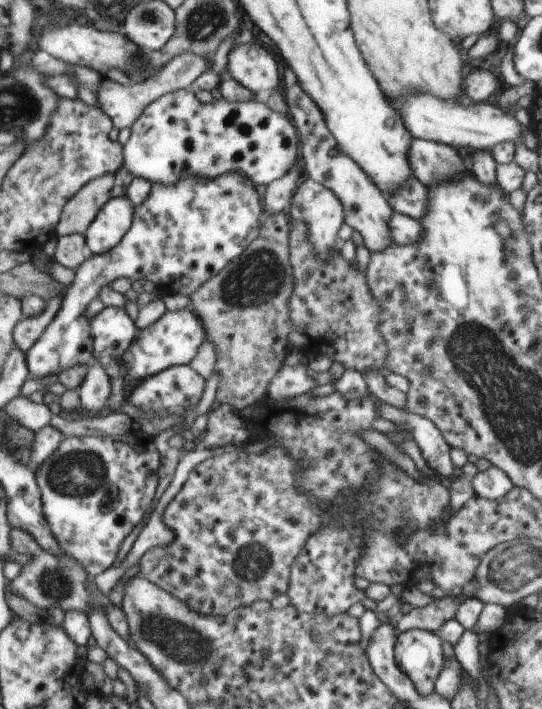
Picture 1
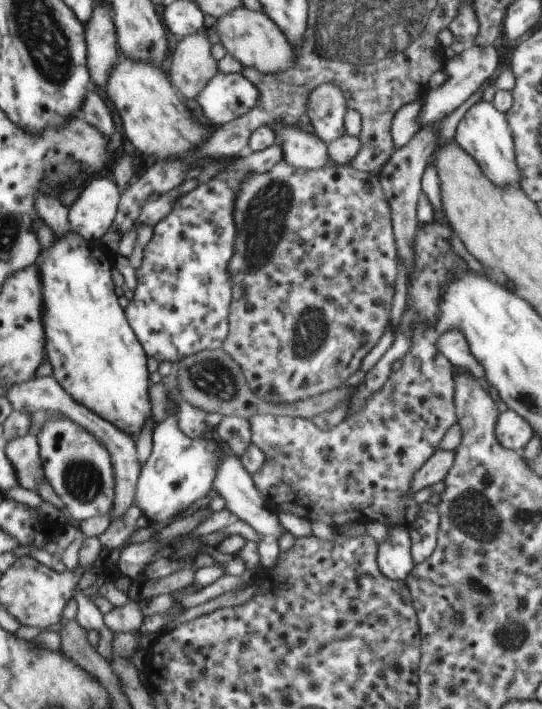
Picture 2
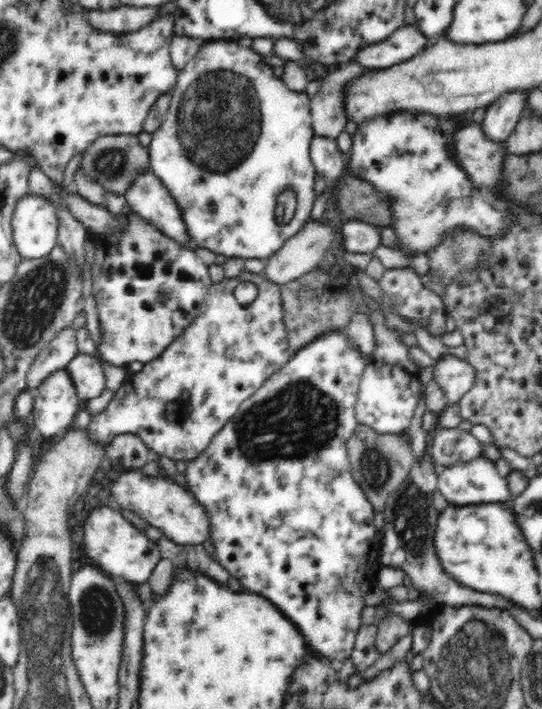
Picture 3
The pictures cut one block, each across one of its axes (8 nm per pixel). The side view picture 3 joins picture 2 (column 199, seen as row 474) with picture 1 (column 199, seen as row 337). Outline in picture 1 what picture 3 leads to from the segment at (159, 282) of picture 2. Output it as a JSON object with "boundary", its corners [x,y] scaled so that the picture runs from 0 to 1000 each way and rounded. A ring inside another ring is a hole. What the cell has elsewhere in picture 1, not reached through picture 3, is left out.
{"boundary":[[[356,433],[332,437],[332,440],[312,437],[303,449],[295,449],[292,454],[271,464],[264,464],[244,491],[229,499],[227,505],[240,519],[232,536],[249,539],[251,544],[277,530],[288,530],[312,519],[328,515],[352,515],[382,480],[380,457]]]}

